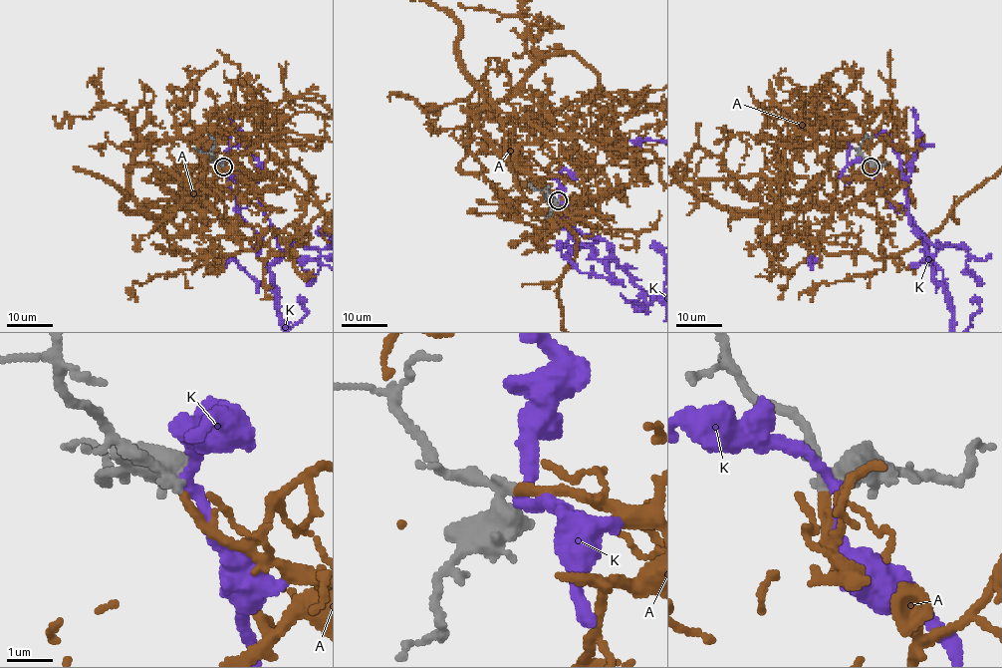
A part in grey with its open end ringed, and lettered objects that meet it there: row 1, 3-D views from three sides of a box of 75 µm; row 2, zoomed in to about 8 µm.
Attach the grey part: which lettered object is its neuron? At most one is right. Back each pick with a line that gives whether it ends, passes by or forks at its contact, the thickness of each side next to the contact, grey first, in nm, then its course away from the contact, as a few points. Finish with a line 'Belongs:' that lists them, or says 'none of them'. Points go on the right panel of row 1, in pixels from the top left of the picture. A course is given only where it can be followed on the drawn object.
A: It passes by. Thickness 280 nm (grey) against 140 nm
Belongs: A

